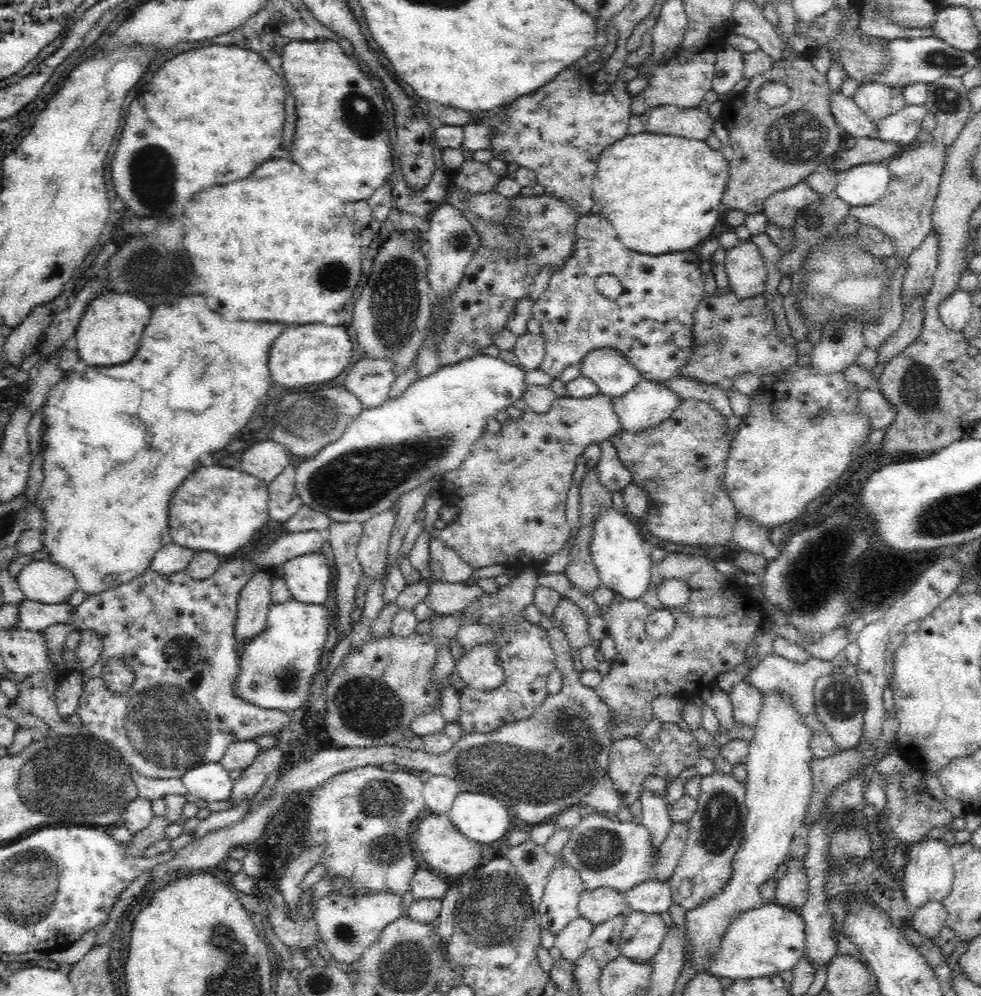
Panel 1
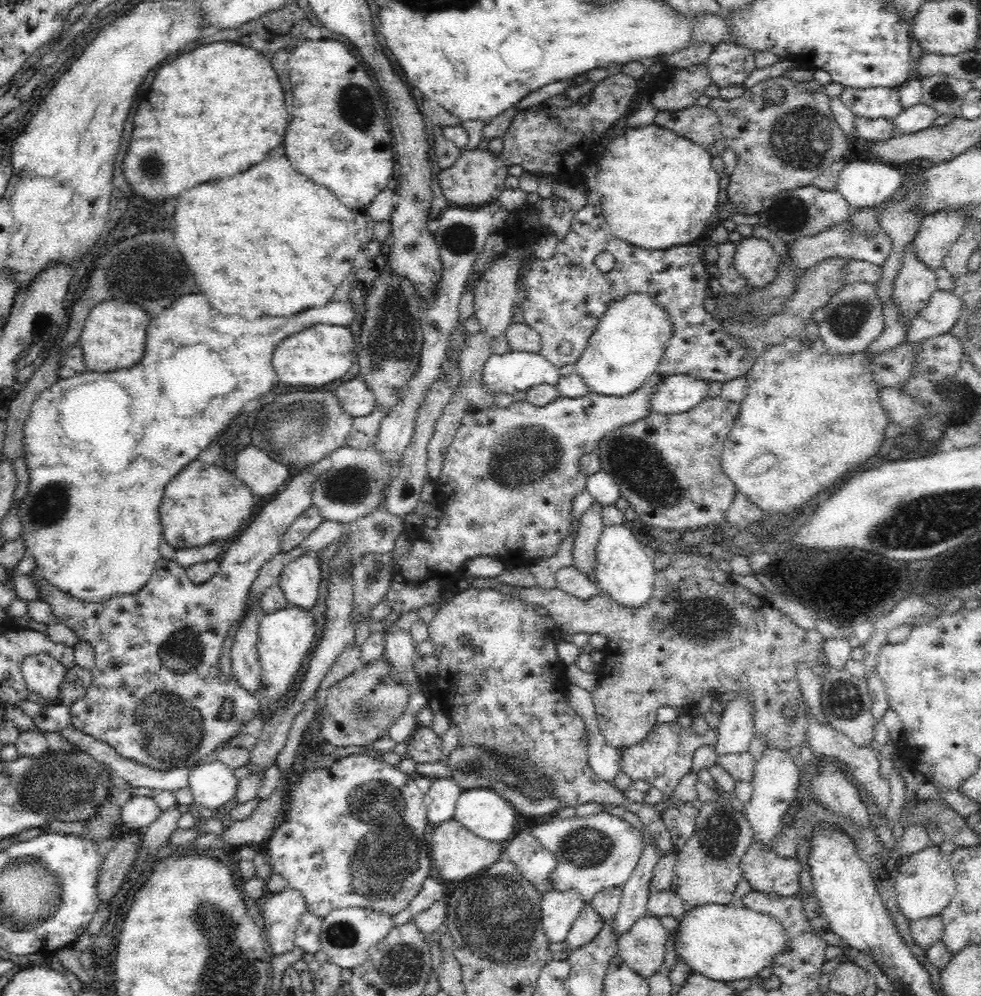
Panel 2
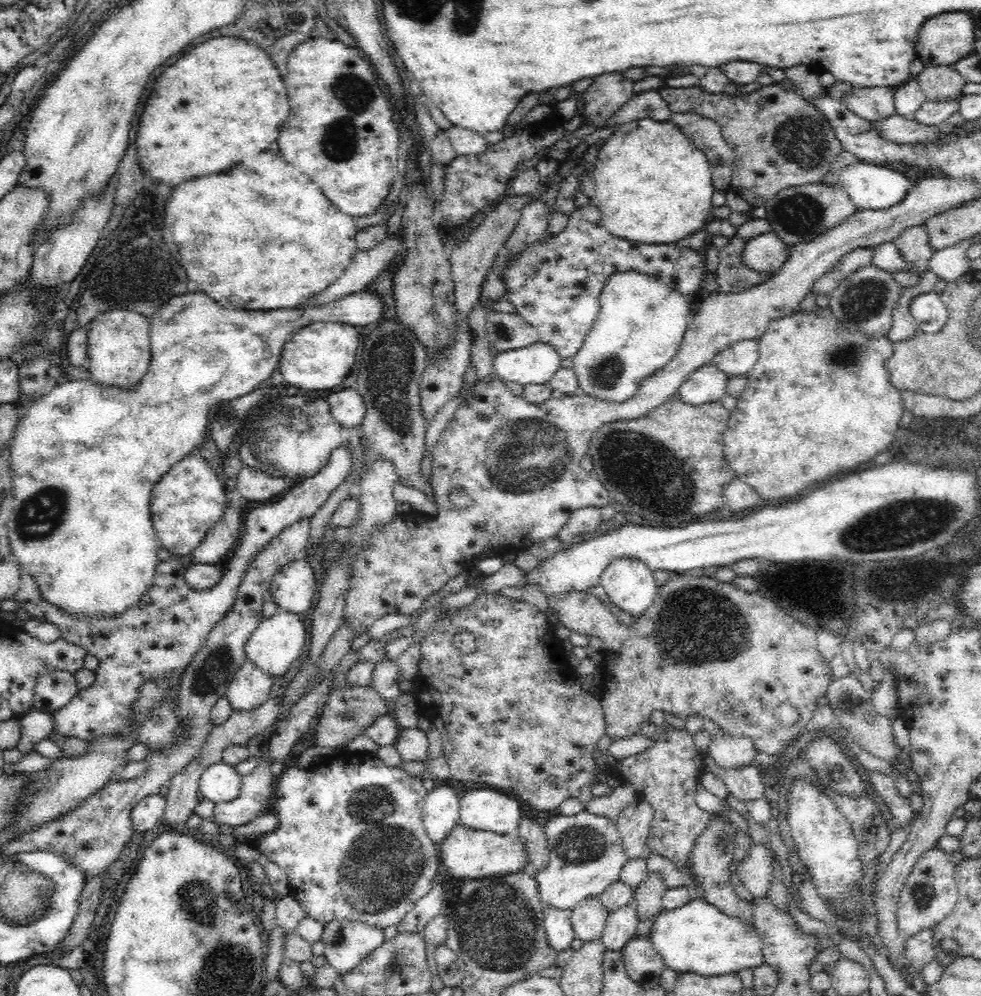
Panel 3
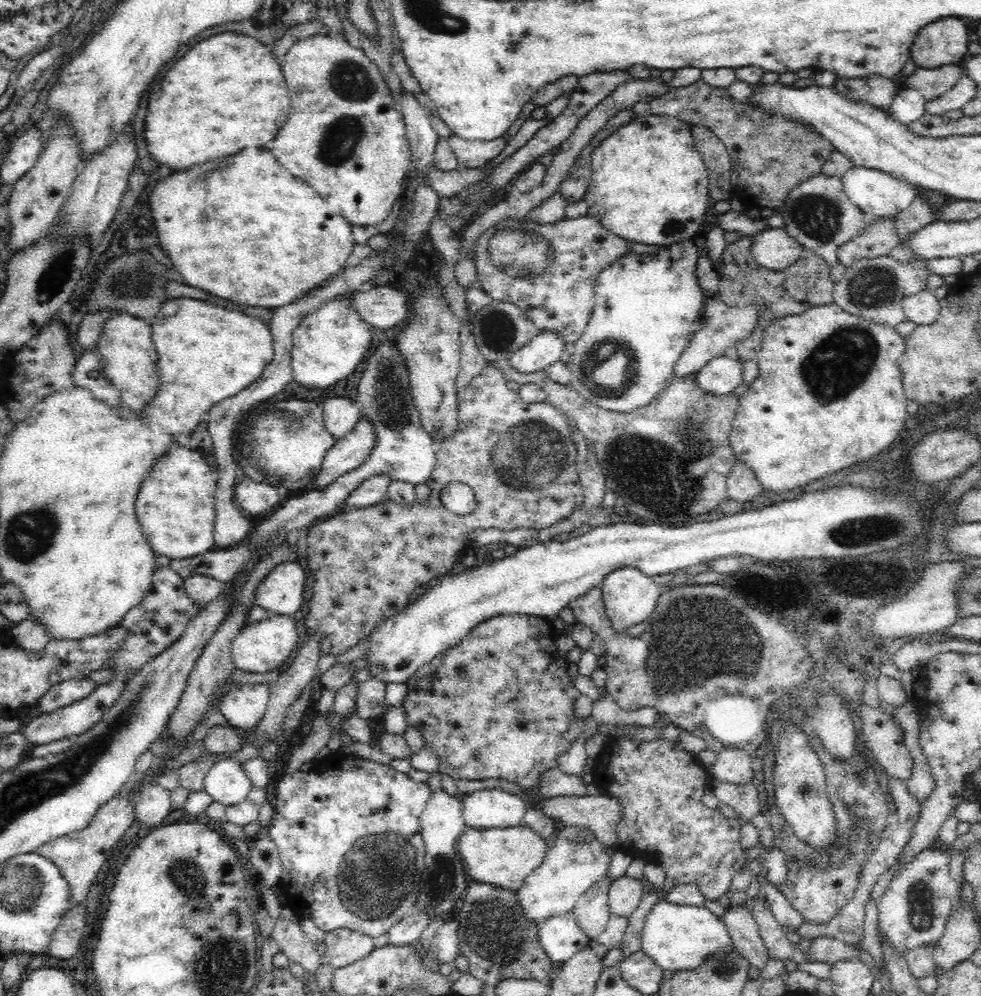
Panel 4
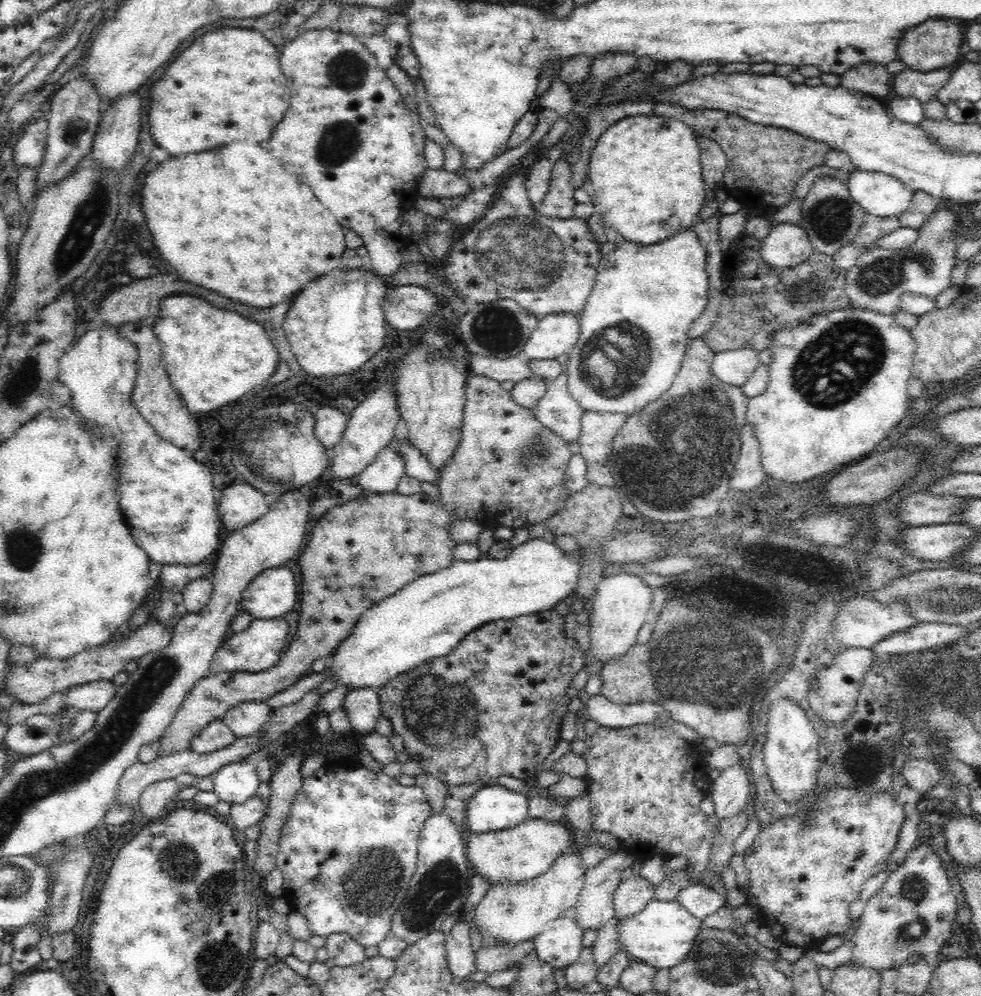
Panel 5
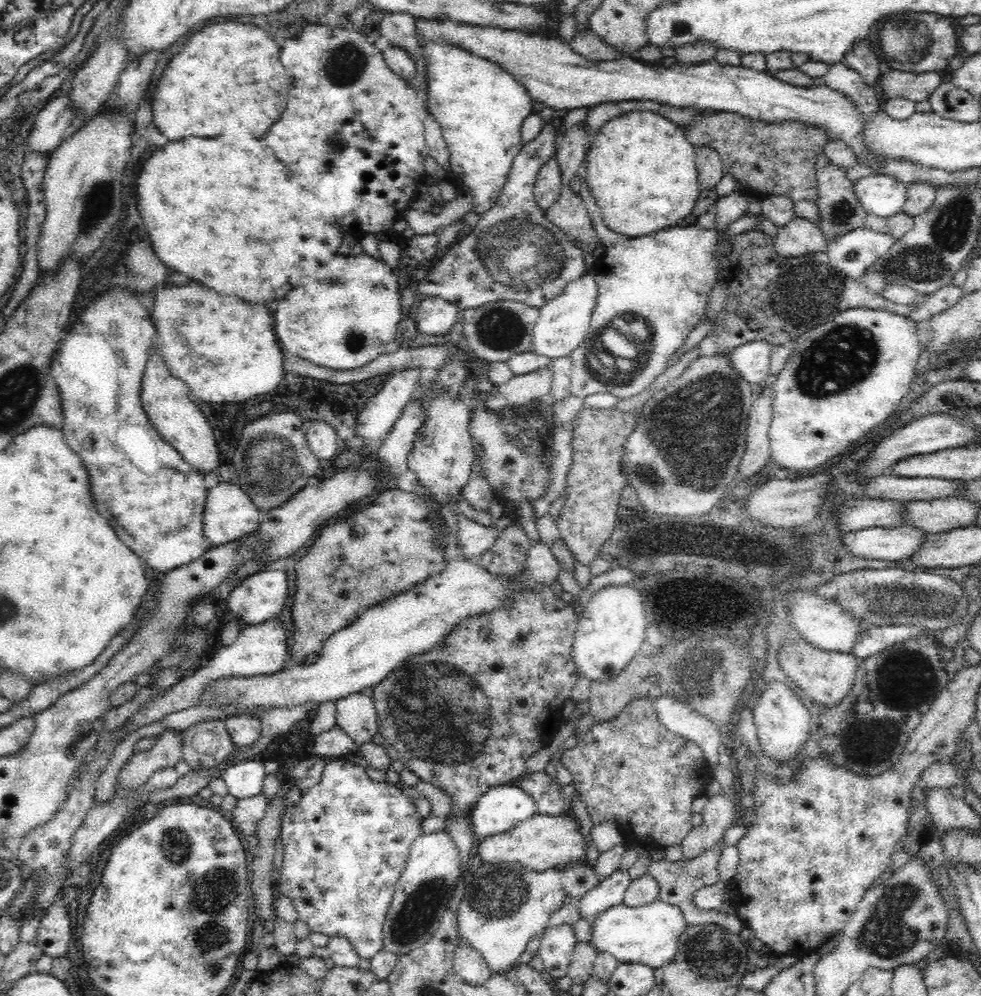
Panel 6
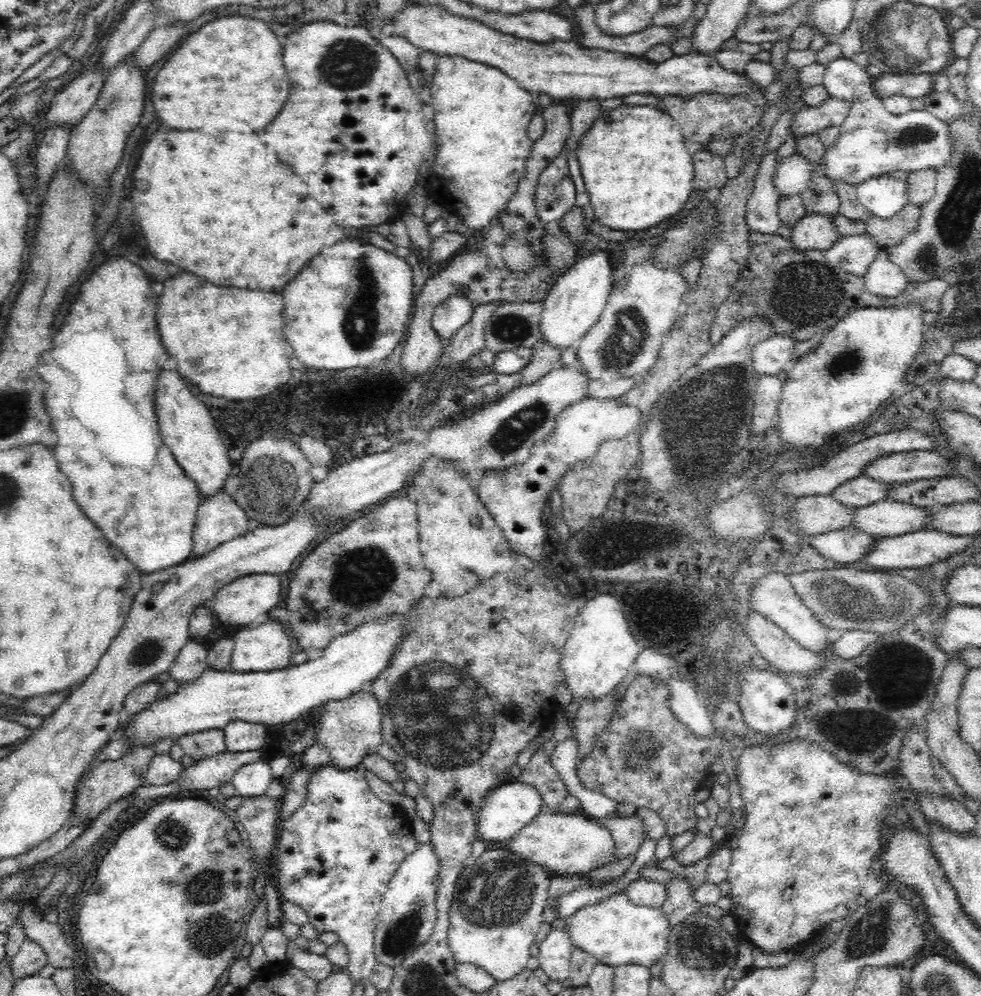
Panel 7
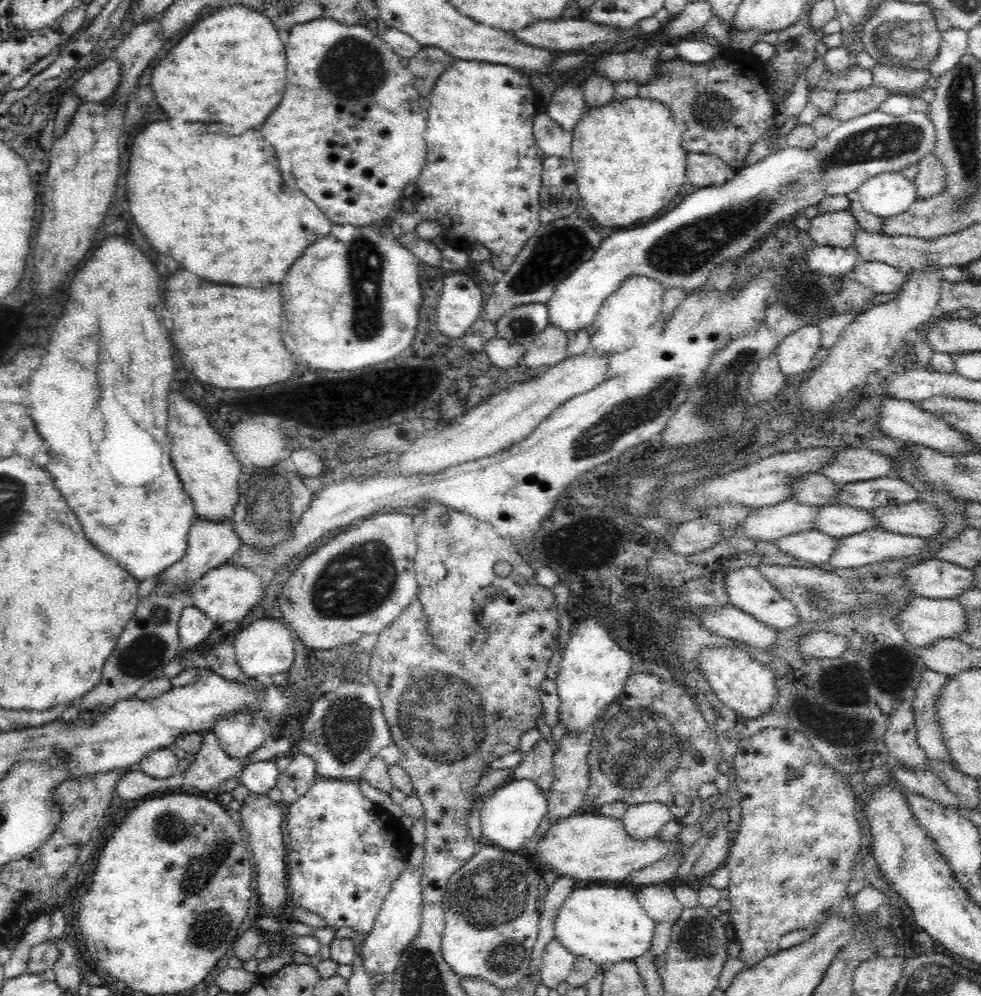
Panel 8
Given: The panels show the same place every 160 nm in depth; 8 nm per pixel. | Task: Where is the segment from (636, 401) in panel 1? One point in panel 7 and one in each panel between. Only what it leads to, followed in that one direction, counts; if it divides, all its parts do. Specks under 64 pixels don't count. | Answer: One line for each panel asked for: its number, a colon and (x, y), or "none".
2: (678, 393)
3: (708, 384)
4: (721, 374)
5: (736, 366)
6: (752, 360)
7: (771, 356)

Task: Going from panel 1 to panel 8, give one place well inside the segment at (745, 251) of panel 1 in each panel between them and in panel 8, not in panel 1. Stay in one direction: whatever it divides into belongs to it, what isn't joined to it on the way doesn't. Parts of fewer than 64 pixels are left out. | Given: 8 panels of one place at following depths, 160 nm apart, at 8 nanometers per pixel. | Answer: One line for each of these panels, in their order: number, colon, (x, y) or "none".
2: (756, 260)
3: (766, 253)
4: (774, 249)
5: (787, 245)
6: (800, 236)
7: (819, 232)
8: (836, 229)

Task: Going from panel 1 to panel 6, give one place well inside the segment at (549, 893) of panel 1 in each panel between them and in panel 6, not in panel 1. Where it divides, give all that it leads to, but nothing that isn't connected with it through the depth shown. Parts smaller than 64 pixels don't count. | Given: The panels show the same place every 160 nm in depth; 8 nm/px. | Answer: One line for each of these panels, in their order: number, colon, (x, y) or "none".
2: (559, 909)
3: (557, 923)
4: (561, 938)
5: (559, 944)
6: (558, 945)

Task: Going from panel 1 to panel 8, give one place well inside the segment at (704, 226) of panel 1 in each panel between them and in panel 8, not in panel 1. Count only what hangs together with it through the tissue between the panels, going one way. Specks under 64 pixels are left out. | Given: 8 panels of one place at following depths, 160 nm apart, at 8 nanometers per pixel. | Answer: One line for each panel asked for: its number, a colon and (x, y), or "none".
2: (658, 190)
3: (672, 200)
4: (648, 179)
5: (641, 163)
6: (640, 167)
7: (637, 170)
8: (630, 163)

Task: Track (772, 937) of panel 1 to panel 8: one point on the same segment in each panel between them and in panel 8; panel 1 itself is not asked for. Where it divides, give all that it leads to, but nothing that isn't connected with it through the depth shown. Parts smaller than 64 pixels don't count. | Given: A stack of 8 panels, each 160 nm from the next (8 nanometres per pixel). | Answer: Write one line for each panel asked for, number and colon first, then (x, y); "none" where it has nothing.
2: (725, 943)
3: (697, 937)
4: (676, 937)
5: (661, 935)
6: (649, 934)
7: (614, 930)
8: (606, 925)

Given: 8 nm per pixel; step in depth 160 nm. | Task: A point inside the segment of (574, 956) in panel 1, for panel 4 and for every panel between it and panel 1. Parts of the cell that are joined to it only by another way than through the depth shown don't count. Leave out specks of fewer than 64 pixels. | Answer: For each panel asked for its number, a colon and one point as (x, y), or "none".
2: (588, 924)
3: (588, 919)
4: (592, 913)

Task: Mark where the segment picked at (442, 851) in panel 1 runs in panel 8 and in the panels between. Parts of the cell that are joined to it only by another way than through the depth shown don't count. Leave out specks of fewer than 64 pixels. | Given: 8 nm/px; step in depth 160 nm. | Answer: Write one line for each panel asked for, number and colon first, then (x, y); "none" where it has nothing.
2: (458, 853)
3: (467, 853)
4: (504, 857)
5: (528, 850)
6: (542, 841)
7: (563, 843)
8: (584, 846)

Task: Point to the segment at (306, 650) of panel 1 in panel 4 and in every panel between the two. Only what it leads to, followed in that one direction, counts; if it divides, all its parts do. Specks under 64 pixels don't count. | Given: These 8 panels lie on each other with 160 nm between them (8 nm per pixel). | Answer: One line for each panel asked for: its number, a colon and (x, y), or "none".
2: (285, 637)
3: (277, 641)
4: (262, 647)

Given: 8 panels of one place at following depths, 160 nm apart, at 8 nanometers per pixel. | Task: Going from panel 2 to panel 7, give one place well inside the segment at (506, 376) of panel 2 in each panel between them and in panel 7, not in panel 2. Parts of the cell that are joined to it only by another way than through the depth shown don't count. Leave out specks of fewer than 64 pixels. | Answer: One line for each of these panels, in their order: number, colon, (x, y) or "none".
3: (534, 364)
4: (542, 350)
5: (557, 333)
6: (563, 323)
7: (577, 299)

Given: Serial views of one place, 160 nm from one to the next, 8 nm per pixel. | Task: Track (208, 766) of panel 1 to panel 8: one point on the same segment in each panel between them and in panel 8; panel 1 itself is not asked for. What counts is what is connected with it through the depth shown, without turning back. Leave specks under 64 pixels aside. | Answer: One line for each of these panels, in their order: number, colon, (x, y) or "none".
2: (213, 784)
3: (220, 782)
4: (226, 782)
5: (235, 782)
6: (244, 779)
7: (252, 779)
8: (259, 777)

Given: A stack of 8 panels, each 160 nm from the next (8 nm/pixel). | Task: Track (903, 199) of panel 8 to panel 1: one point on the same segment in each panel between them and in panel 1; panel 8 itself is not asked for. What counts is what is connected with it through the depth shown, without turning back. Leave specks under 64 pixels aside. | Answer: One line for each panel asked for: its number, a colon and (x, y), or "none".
1: (864, 184)
2: (864, 184)
3: (870, 186)
4: (874, 191)
5: (885, 196)
6: (882, 195)
7: (883, 196)

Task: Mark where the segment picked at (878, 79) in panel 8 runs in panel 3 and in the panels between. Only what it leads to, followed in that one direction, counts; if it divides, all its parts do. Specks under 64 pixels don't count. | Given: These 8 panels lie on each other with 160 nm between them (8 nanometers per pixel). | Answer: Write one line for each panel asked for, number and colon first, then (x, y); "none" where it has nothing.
3: (938, 83)
4: (930, 83)
5: (924, 86)
6: (917, 87)
7: (920, 85)

